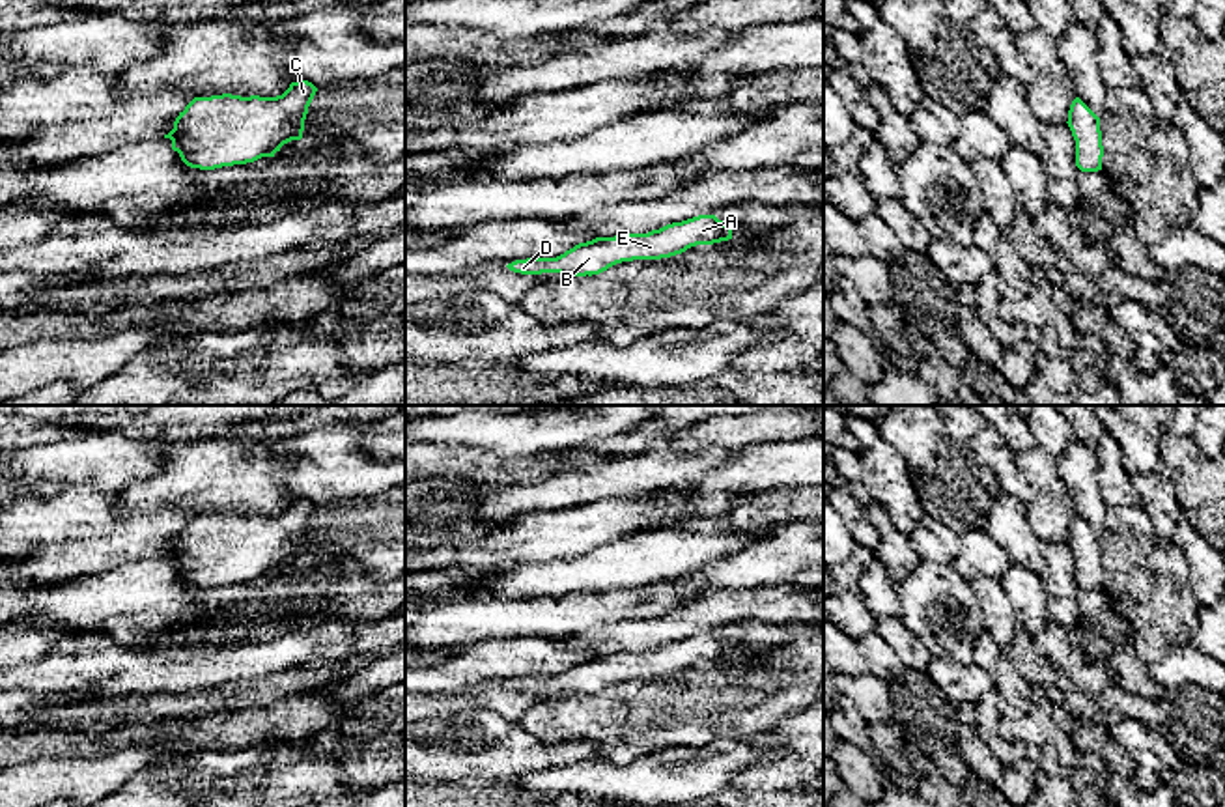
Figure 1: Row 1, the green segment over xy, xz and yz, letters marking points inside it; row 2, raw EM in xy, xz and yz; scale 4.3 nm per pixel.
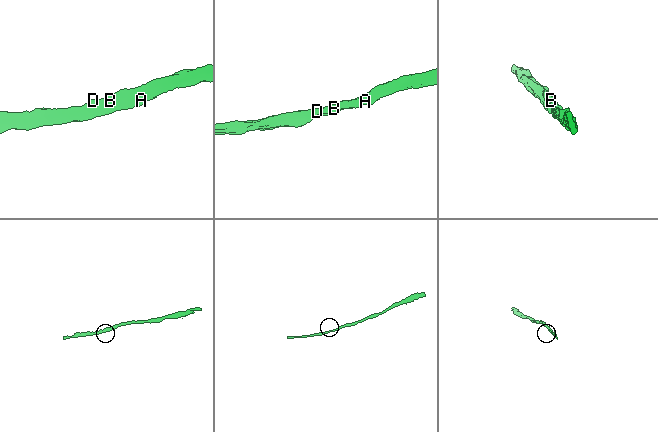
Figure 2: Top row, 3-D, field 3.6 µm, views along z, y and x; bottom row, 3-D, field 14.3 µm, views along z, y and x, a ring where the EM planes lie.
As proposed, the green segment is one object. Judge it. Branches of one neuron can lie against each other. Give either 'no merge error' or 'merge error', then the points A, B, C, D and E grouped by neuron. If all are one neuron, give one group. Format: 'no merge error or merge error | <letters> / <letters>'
no merge error | A B C D E

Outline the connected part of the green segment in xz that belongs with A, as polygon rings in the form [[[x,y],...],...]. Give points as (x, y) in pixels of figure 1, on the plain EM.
[[[698,633],[667,643],[648,652],[620,652],[579,661],[556,676],[515,678],[506,686],[521,693],[560,691],[566,695],[592,695],[609,686],[633,678],[661,678],[685,671],[697,663],[732,658],[732,644],[715,633]]]

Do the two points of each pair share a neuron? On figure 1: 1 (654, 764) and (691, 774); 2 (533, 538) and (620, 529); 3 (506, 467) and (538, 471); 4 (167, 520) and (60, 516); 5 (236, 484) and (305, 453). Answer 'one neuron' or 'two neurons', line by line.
1: one neuron
2: one neuron
3: one neuron
4: one neuron
5: two neurons

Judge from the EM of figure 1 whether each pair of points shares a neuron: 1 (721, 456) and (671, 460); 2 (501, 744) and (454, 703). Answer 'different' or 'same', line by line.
1: same
2: different

